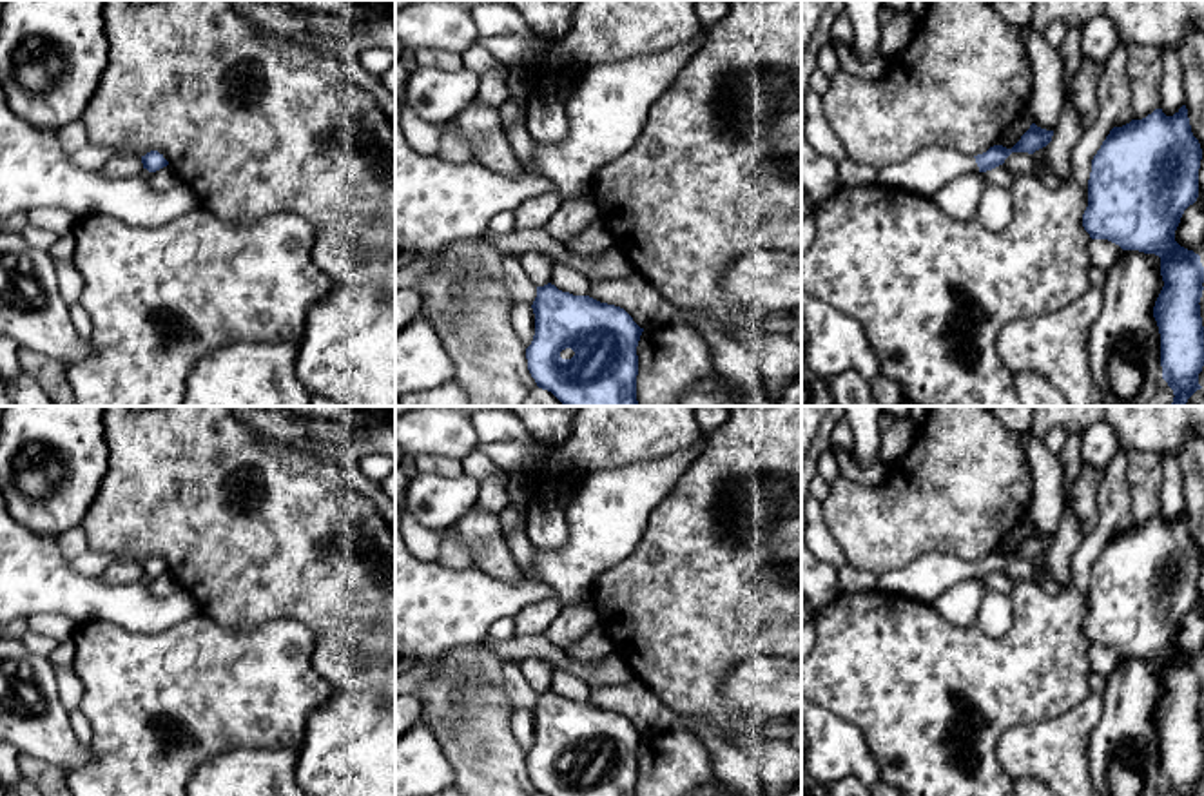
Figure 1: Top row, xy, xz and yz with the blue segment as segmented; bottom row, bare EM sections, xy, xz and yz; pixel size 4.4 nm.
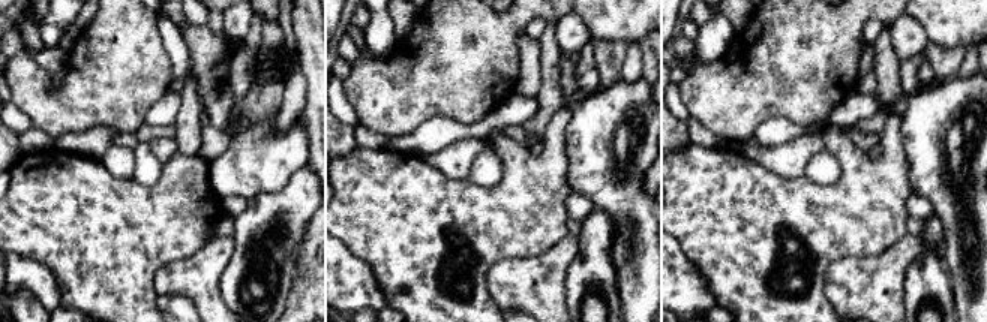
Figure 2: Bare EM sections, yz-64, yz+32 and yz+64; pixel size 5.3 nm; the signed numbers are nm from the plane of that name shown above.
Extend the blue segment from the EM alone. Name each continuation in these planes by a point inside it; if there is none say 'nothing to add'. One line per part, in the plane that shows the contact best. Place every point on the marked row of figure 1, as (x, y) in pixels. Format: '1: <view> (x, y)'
1: yz (925, 173)

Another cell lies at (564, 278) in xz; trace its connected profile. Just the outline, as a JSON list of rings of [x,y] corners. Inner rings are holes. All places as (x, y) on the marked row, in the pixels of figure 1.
[[[555,261],[549,283],[573,296],[589,296],[589,277],[560,261]]]

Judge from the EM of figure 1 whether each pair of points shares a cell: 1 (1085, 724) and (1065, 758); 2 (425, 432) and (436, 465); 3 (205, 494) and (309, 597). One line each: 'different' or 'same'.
1: same
2: different
3: same

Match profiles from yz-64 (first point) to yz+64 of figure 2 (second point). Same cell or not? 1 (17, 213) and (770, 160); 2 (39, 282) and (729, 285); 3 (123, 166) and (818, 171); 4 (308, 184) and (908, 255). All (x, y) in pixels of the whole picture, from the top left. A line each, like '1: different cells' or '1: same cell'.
1: different cells
2: different cells
3: different cells
4: different cells

